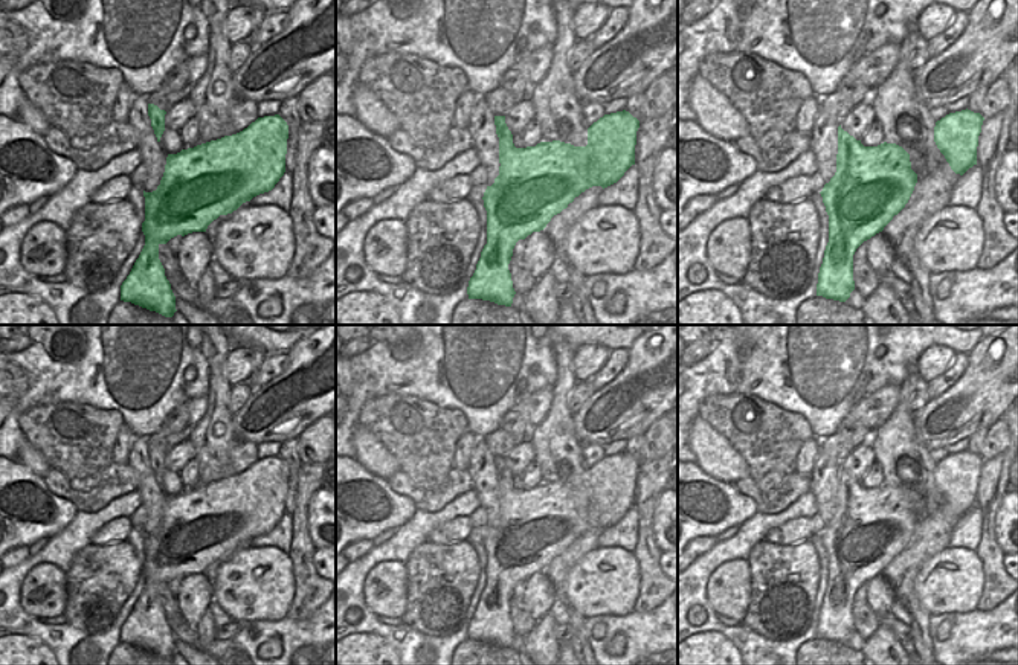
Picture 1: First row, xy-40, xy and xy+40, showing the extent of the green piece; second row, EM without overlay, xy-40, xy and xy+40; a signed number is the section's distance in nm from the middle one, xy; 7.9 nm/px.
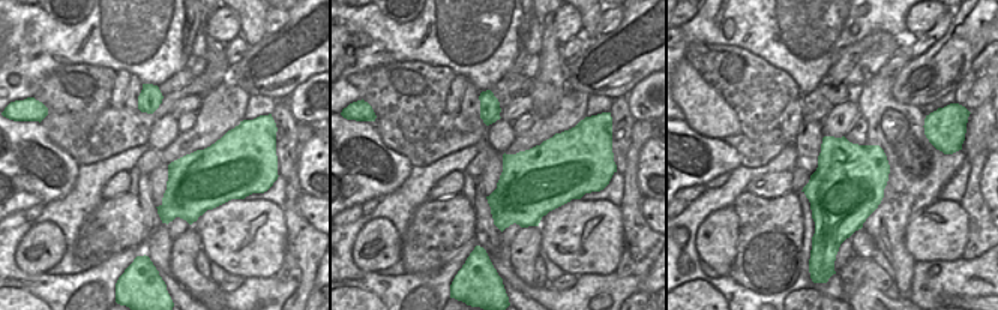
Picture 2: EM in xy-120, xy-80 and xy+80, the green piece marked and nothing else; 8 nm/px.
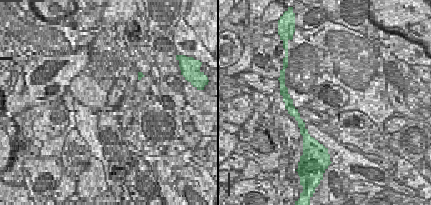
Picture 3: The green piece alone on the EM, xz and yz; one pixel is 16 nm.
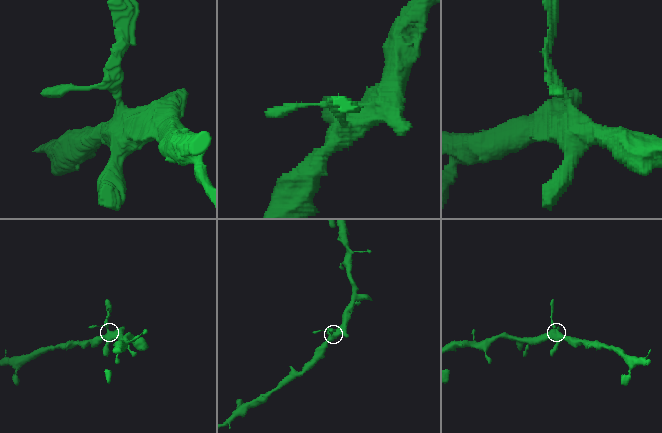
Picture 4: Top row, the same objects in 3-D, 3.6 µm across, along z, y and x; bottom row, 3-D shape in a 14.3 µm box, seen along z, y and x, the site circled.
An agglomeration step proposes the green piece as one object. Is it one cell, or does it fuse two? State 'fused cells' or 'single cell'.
single cell

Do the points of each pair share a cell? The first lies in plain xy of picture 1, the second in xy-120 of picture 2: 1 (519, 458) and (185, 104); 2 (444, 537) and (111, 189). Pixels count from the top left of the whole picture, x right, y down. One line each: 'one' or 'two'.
1: one
2: one

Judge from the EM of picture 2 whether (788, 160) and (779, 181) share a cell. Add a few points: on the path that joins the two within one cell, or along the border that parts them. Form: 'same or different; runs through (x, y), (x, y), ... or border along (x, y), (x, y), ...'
different; border along (791, 171), (758, 174), (749, 180)

